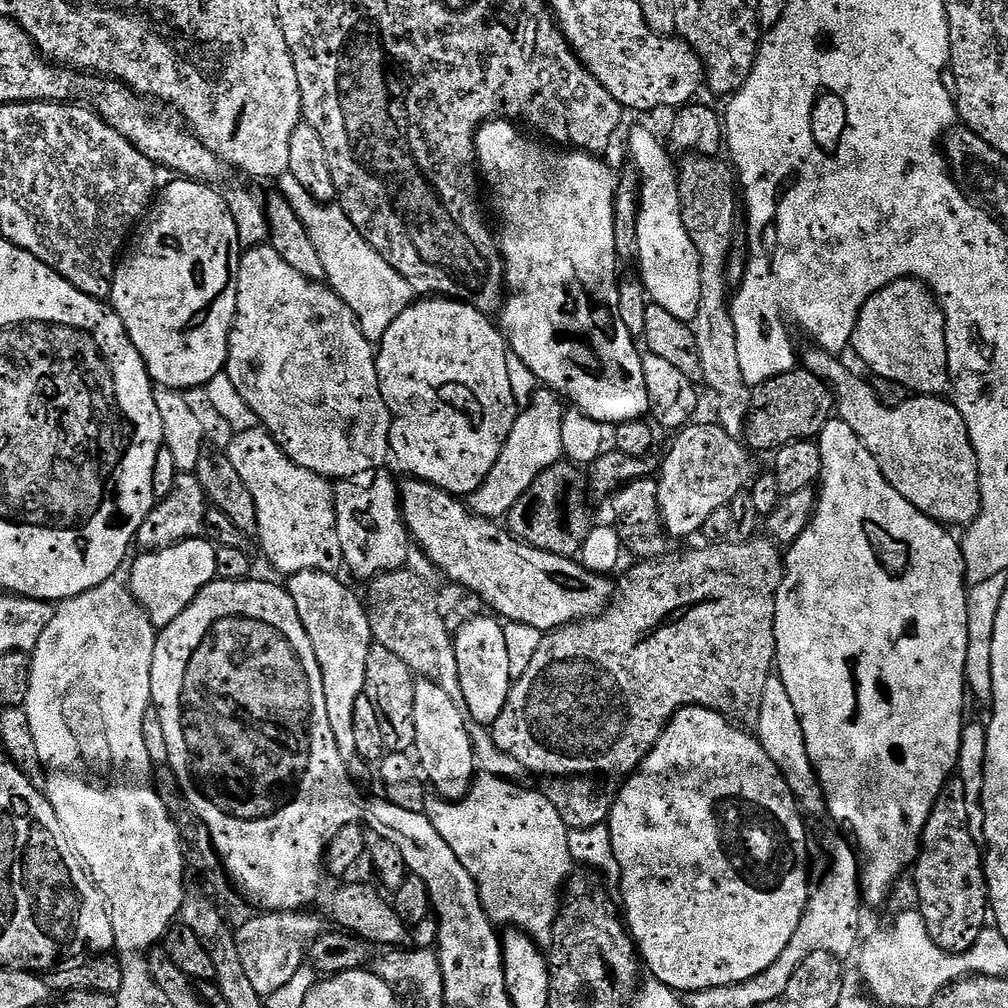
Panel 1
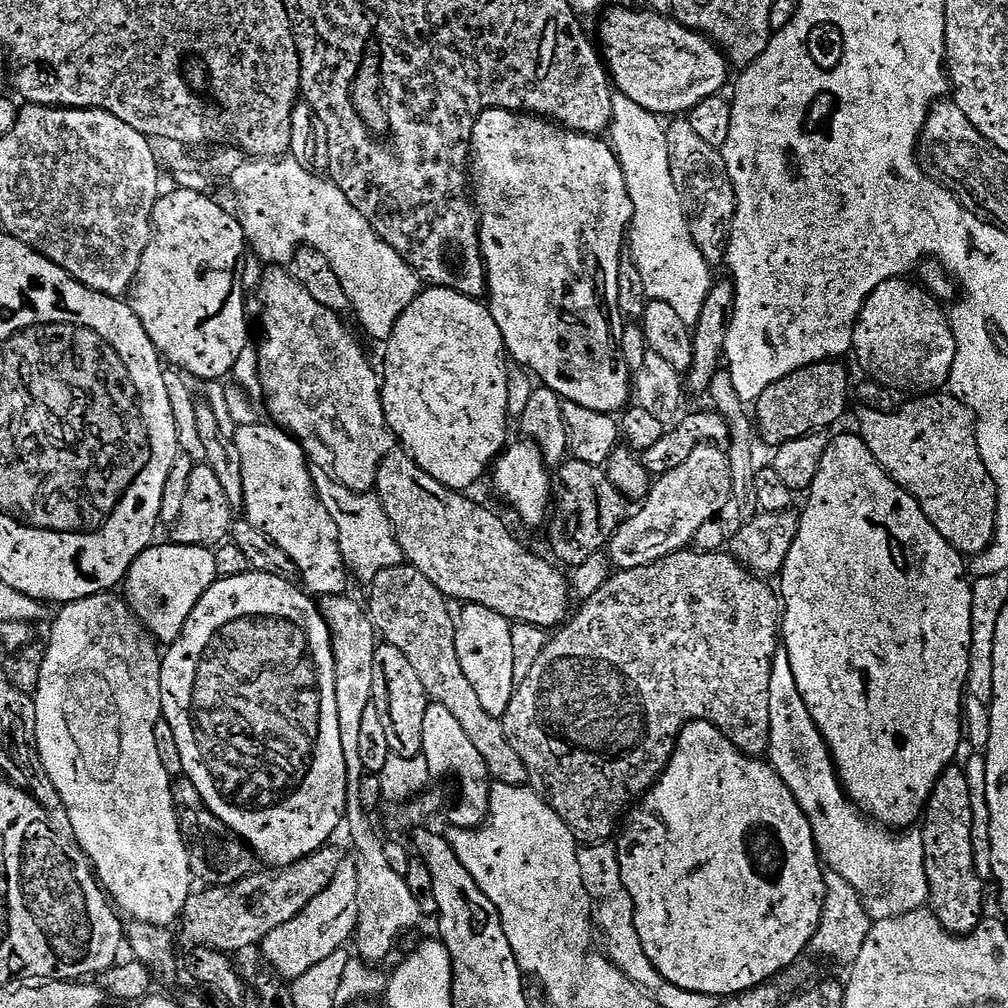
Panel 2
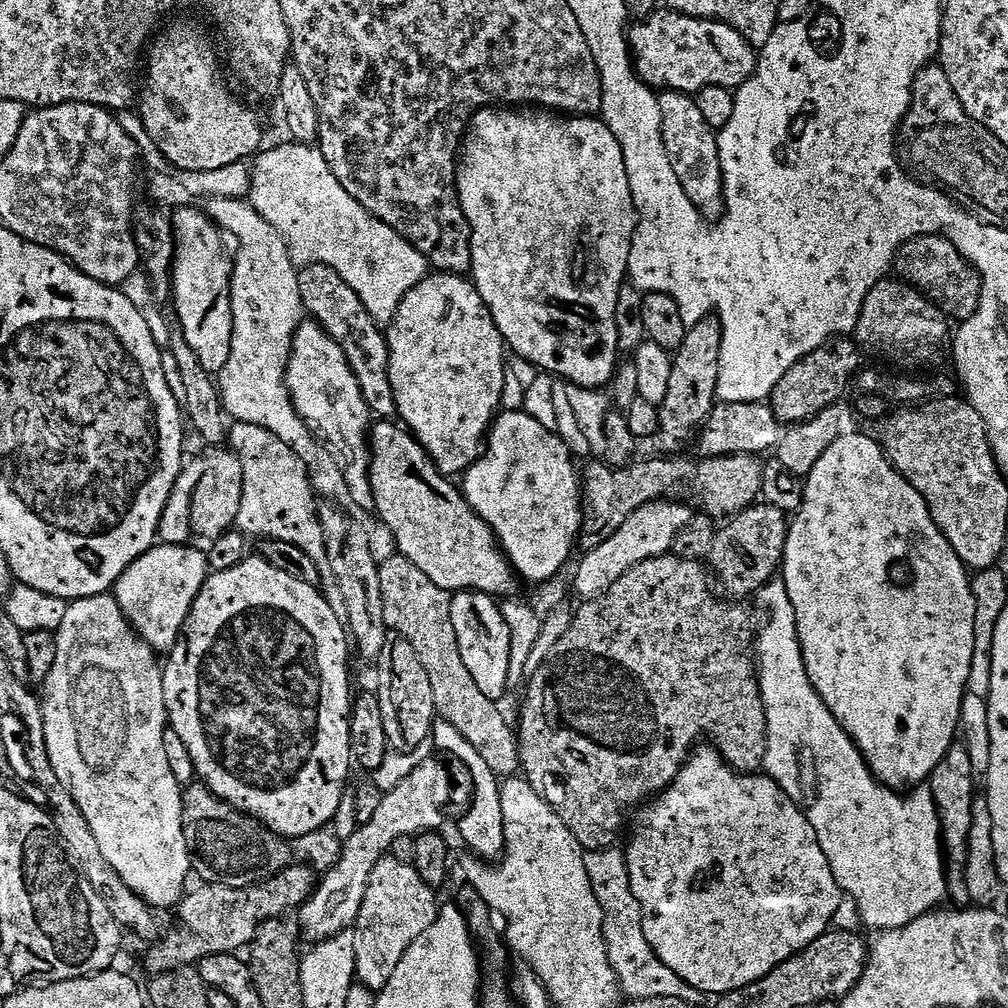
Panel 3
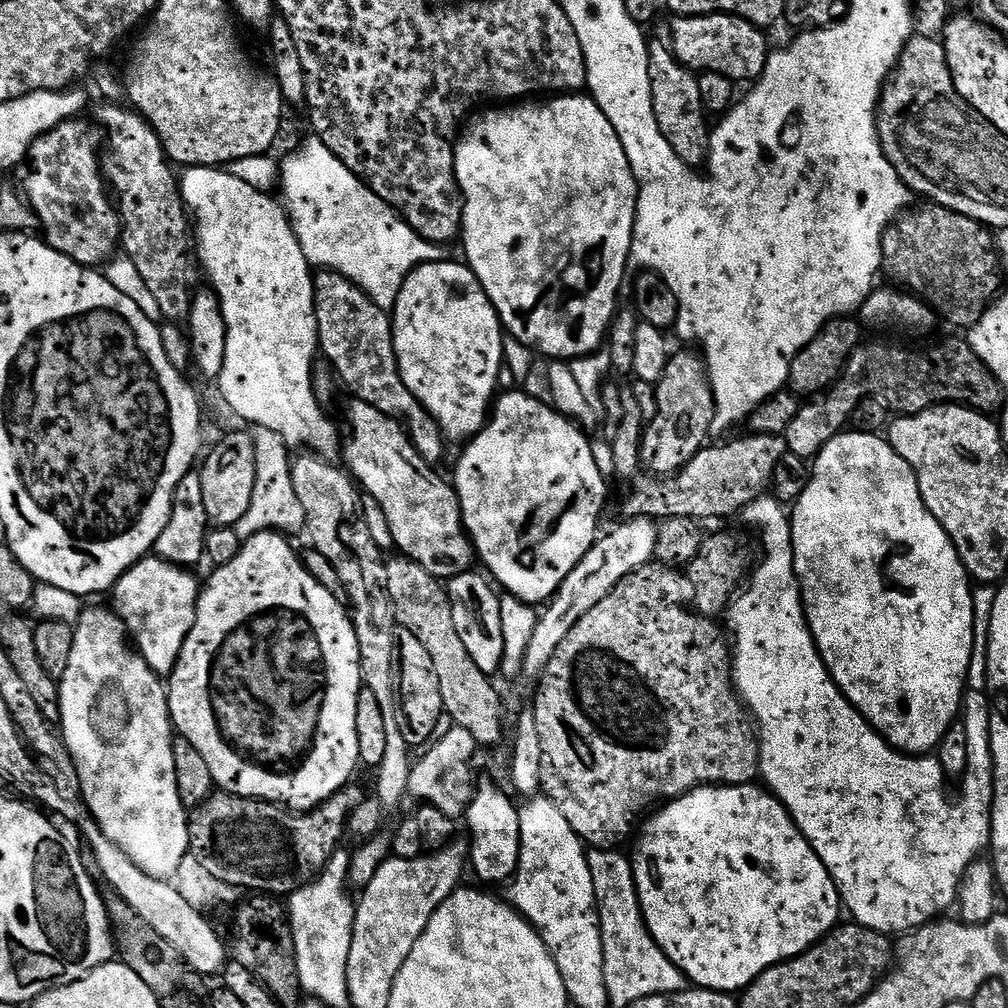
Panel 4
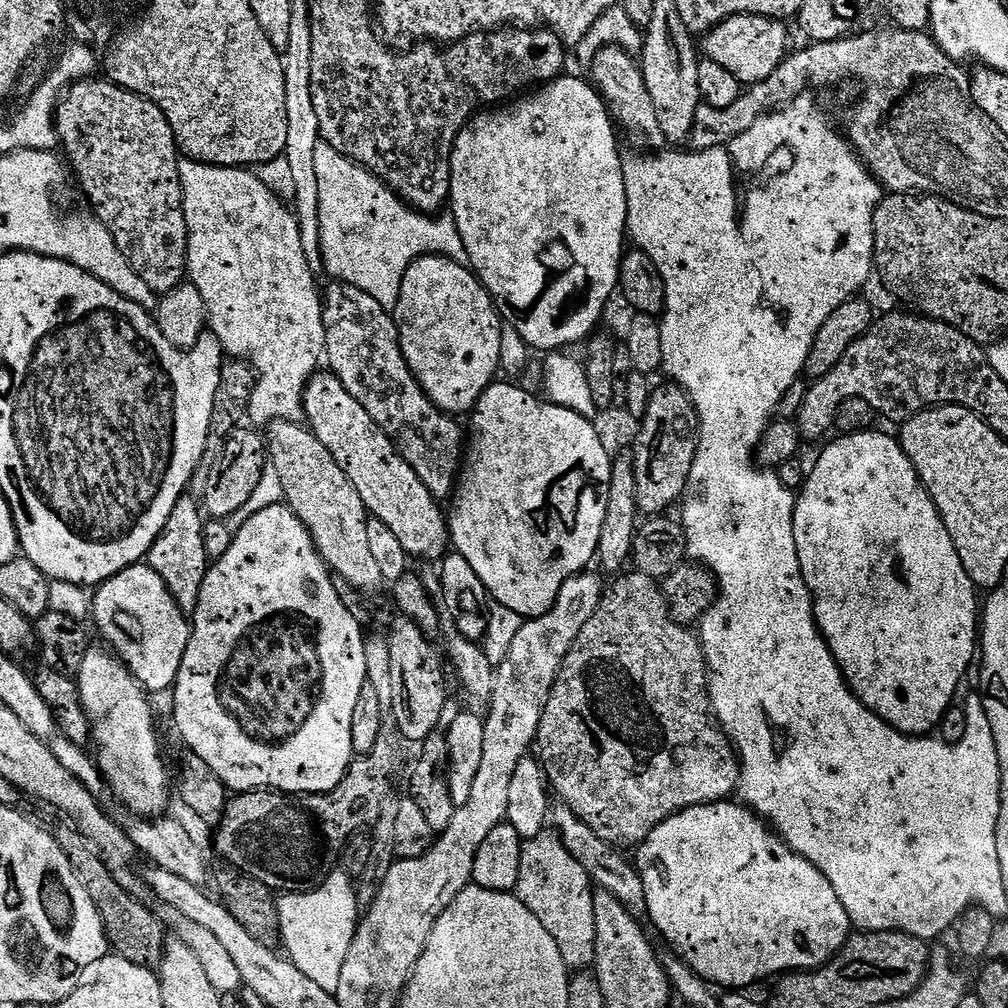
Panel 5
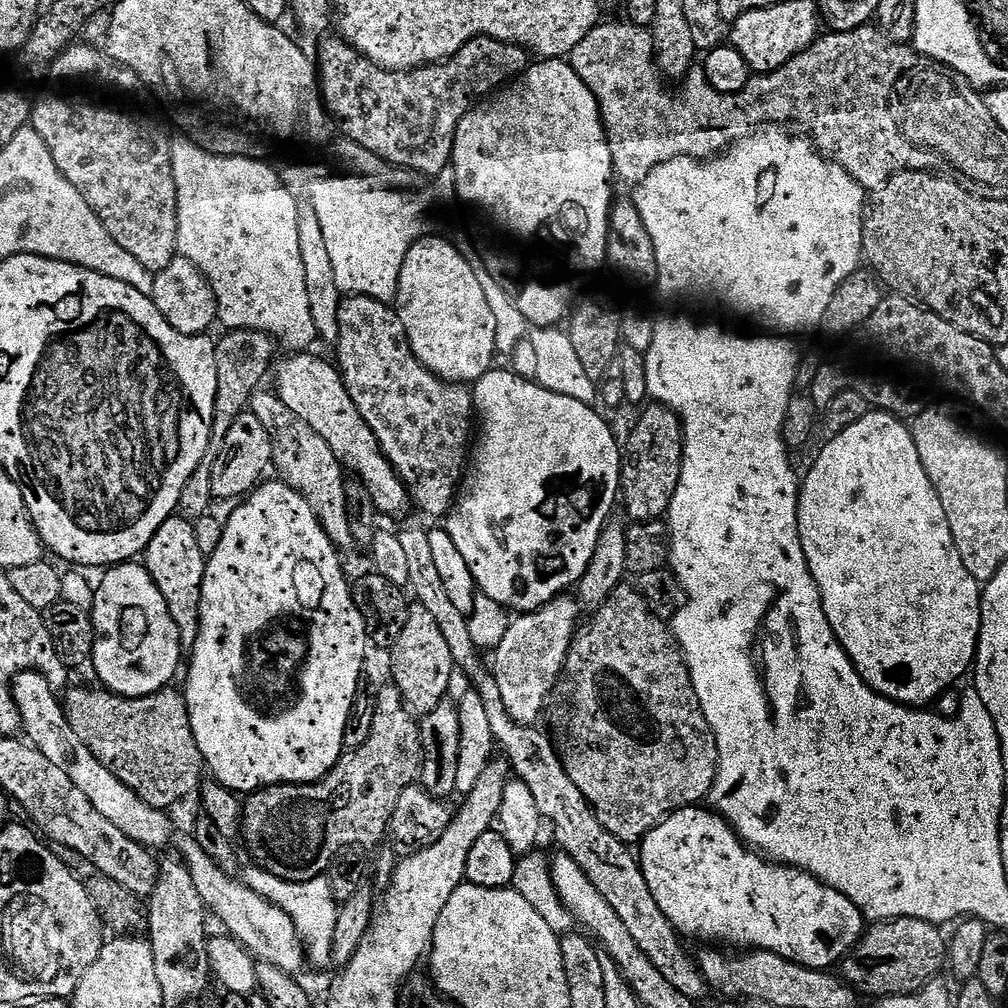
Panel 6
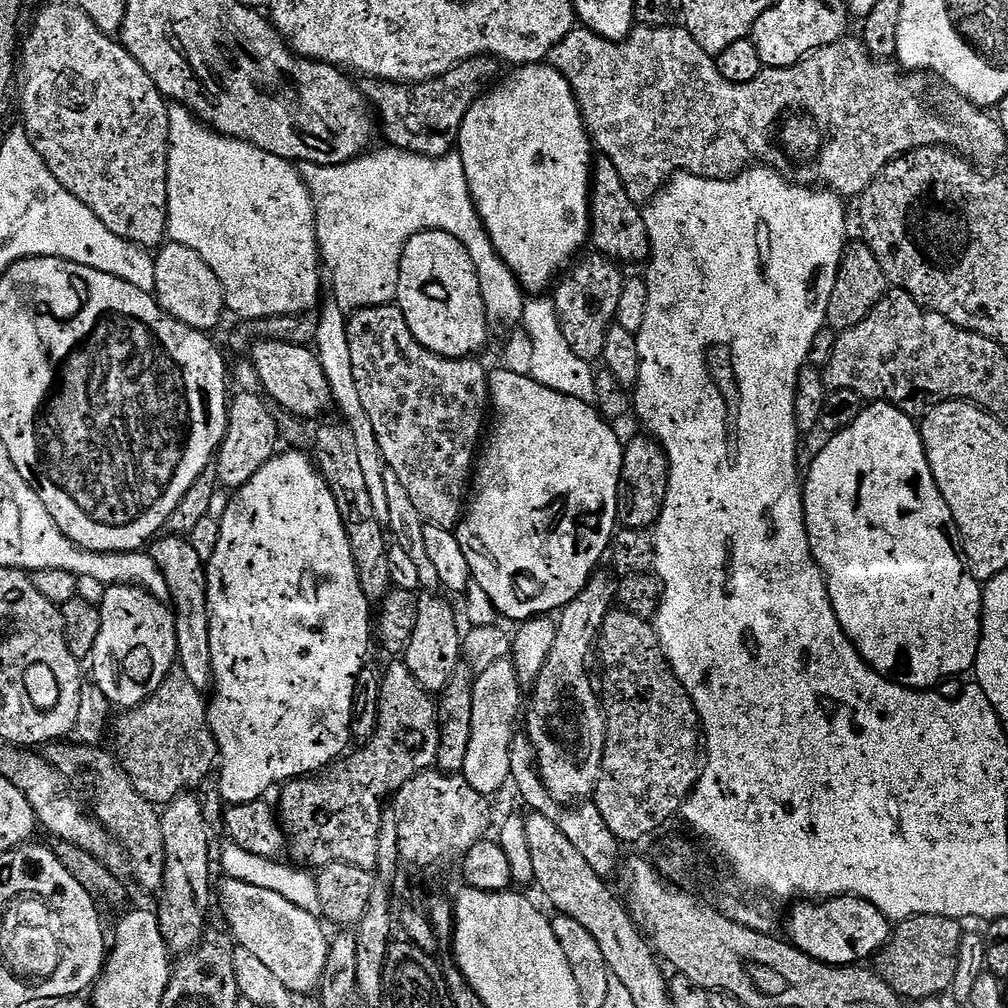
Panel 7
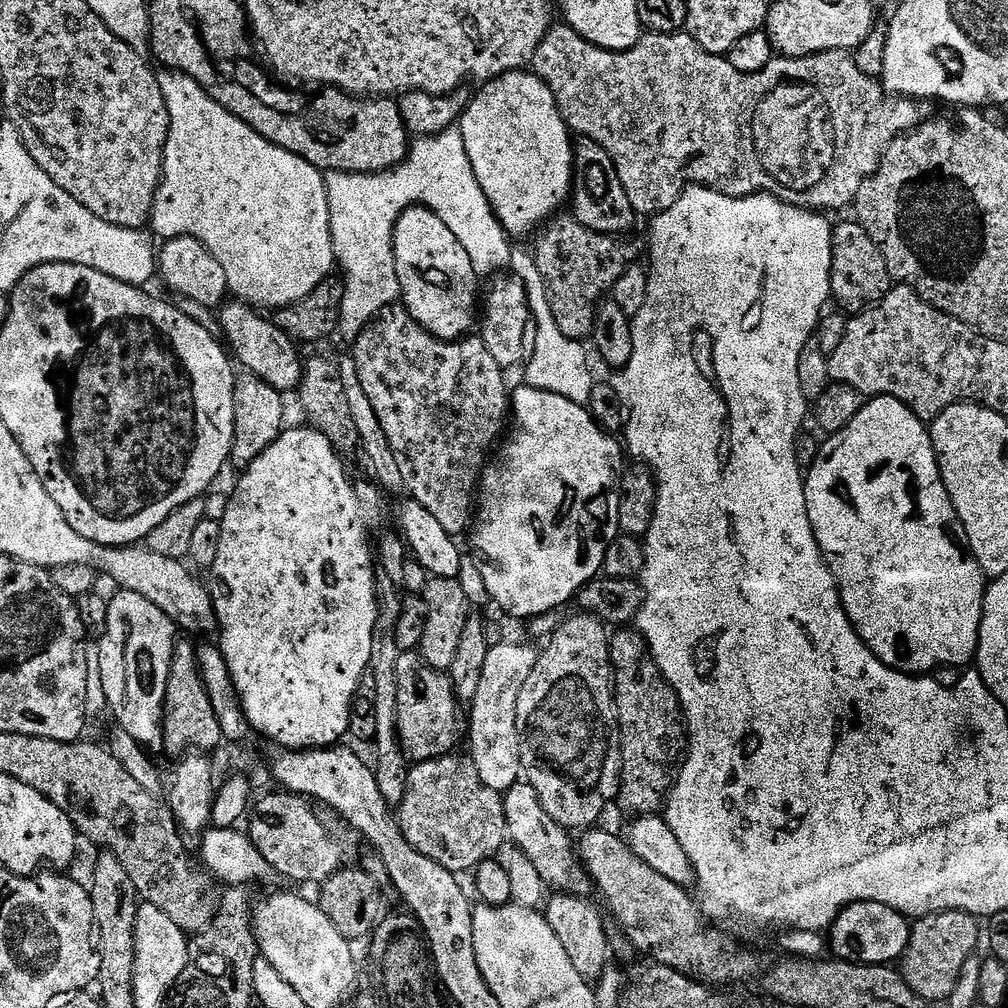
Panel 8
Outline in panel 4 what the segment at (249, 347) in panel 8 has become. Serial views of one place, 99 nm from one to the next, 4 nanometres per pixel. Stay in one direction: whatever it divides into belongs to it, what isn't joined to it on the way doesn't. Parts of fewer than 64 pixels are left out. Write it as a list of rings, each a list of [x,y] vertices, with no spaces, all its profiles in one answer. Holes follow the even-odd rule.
[[[353,399],[351,403],[344,416],[344,428],[342,424],[342,460],[345,460],[343,463],[357,485],[372,496],[378,506],[382,506],[382,514],[386,514],[390,534],[394,534],[396,548],[409,560],[418,561],[422,570],[441,582],[447,582],[453,576],[461,576],[469,571],[474,564],[474,549],[464,530],[464,519],[460,513],[460,500],[456,496],[455,487],[449,481],[447,484],[420,457],[397,421],[361,400]]]

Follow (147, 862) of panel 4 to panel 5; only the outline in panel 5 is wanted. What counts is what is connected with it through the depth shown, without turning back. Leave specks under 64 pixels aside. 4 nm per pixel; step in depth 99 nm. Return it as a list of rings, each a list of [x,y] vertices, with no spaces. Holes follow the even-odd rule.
[[[96,646],[89,647],[88,651],[85,652],[84,657],[80,662],[80,667],[75,669],[74,679],[76,681],[76,690],[80,695],[80,705],[84,707],[84,713],[88,719],[88,726],[90,729],[90,740],[94,745],[96,743],[96,752],[94,751],[94,759],[100,769],[100,775],[106,781],[107,787],[108,784],[112,787],[112,792],[125,804],[126,807],[132,811],[132,814],[135,814],[140,818],[156,818],[161,815],[160,812],[168,804],[168,788],[170,792],[170,780],[168,784],[168,768],[164,765],[164,756],[160,753],[160,740],[156,737],[156,720],[152,717],[152,704],[148,699],[150,699],[149,693],[146,689],[136,681],[133,676],[130,674],[130,670],[123,662],[116,657],[111,651],[105,650],[103,647],[96,648]]]

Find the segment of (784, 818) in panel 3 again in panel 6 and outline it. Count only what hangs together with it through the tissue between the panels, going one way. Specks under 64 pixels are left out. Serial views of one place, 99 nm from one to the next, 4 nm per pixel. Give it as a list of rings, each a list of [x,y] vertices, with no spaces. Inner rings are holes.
[[[693,806],[678,810],[667,816],[654,830],[647,832],[638,845],[638,859],[640,868],[645,874],[646,883],[650,888],[650,893],[658,902],[659,909],[673,924],[680,936],[688,940],[689,938],[692,940],[708,940],[704,942],[712,946],[727,946],[732,950],[773,952],[790,962],[801,964],[804,968],[828,970],[833,967],[831,964],[839,965],[843,961],[844,957],[863,939],[866,931],[866,918],[861,914],[860,908],[854,906],[854,902],[850,902],[850,898],[846,898],[841,892],[831,888],[829,884],[823,884],[815,876],[803,872],[800,868],[790,868],[787,864],[769,862],[761,853],[749,848],[724,817],[716,815],[715,812],[704,806]]]

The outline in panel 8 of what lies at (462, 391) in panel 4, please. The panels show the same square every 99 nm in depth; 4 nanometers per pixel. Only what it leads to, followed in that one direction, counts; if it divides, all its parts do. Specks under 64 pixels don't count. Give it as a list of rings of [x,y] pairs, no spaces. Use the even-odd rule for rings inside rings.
[[[413,206],[400,214],[400,221],[396,223],[396,230],[392,233],[392,245],[403,307],[407,308],[411,316],[431,336],[449,342],[459,341],[467,333],[464,331],[471,326],[472,315],[476,312],[476,316],[478,312],[478,298],[476,302],[478,273],[462,242],[454,238],[454,230],[446,226],[446,222],[442,222],[442,218],[438,218],[438,214],[434,214],[430,209]]]

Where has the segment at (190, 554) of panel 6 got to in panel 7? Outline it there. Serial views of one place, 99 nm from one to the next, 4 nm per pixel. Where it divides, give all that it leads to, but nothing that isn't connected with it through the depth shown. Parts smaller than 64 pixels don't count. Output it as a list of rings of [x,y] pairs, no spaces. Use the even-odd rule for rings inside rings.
[[[175,534],[164,535],[151,541],[150,555],[154,558],[154,562],[158,562],[158,570],[162,570],[166,578],[170,604],[174,609],[178,667],[187,674],[190,683],[197,690],[208,694],[213,691],[214,681],[210,658],[210,614],[208,613],[206,561],[198,558],[198,553],[194,551],[194,546],[190,546],[187,538]]]

